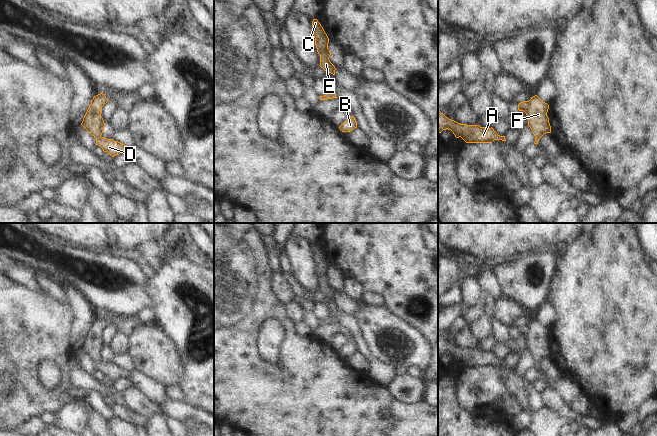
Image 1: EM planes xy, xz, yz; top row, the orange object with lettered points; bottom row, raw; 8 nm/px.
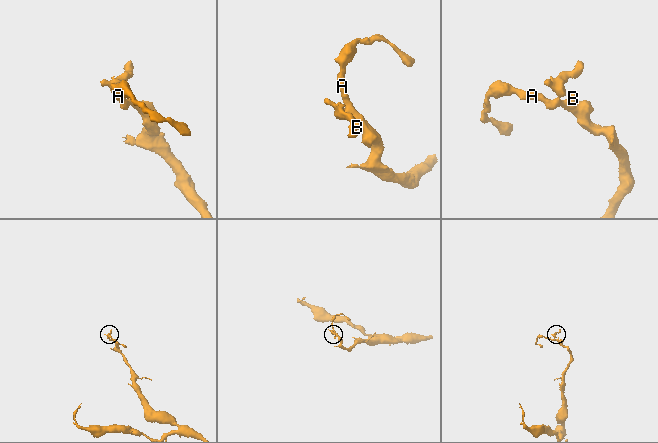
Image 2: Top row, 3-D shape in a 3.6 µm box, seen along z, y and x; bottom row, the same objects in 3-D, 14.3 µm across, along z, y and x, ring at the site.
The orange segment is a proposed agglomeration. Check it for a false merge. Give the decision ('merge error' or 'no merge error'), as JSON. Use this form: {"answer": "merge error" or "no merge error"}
{"answer": "no merge error"}

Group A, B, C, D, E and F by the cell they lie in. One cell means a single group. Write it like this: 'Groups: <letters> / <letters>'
Groups: A B C D E F.

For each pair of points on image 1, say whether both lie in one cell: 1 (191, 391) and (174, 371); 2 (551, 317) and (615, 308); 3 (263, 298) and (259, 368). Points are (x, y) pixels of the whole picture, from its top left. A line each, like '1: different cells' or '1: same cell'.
1: different cells
2: different cells
3: same cell

